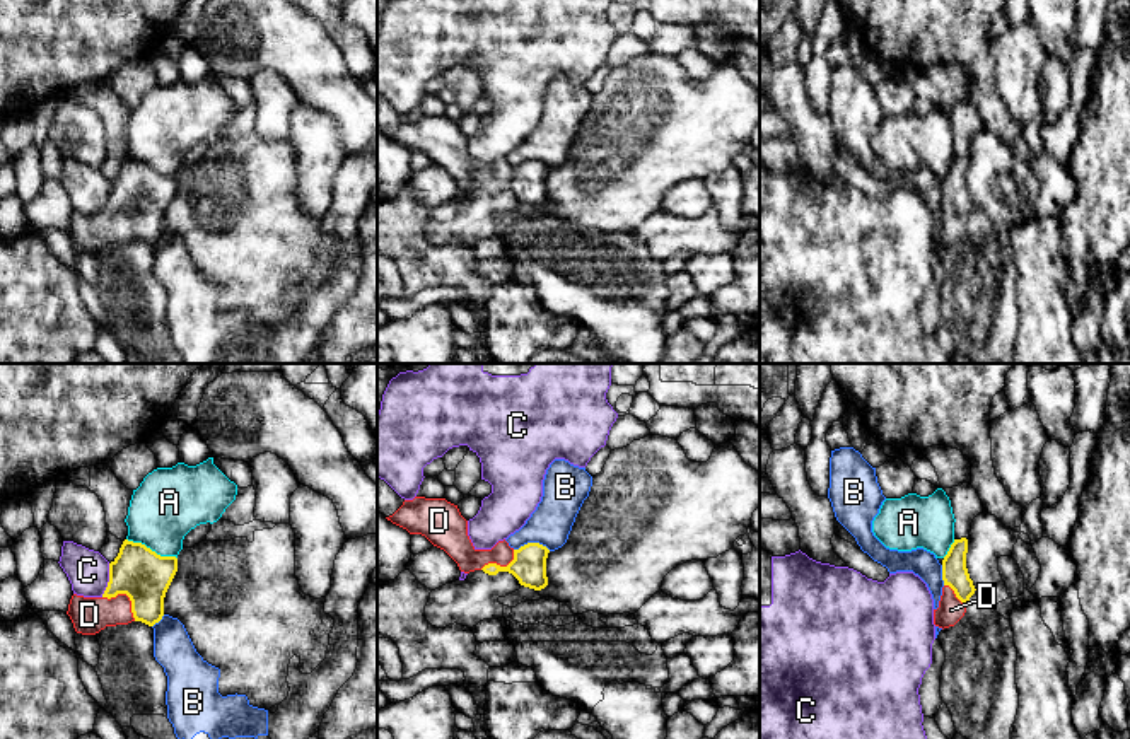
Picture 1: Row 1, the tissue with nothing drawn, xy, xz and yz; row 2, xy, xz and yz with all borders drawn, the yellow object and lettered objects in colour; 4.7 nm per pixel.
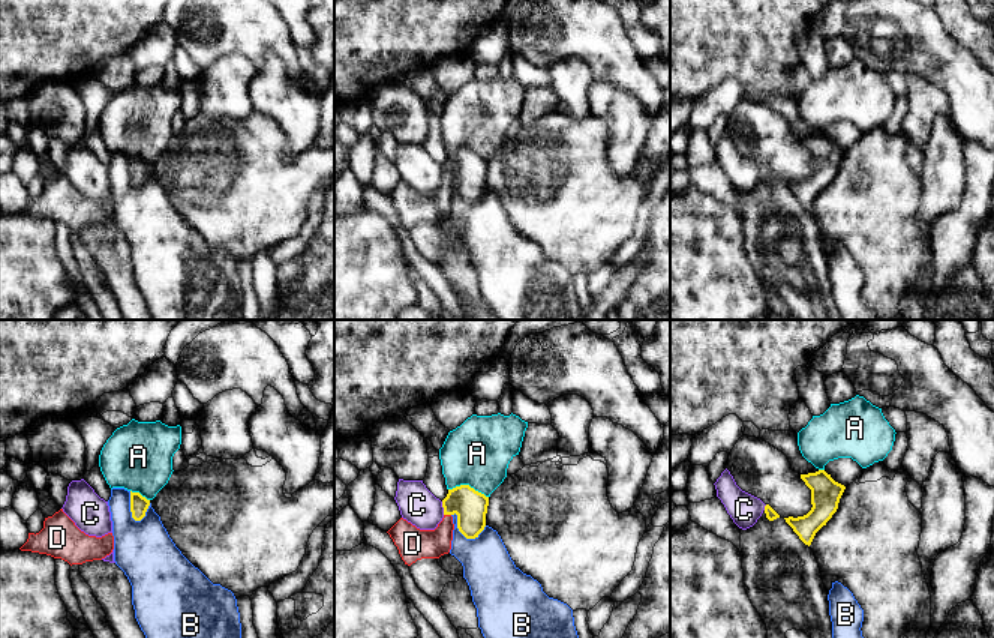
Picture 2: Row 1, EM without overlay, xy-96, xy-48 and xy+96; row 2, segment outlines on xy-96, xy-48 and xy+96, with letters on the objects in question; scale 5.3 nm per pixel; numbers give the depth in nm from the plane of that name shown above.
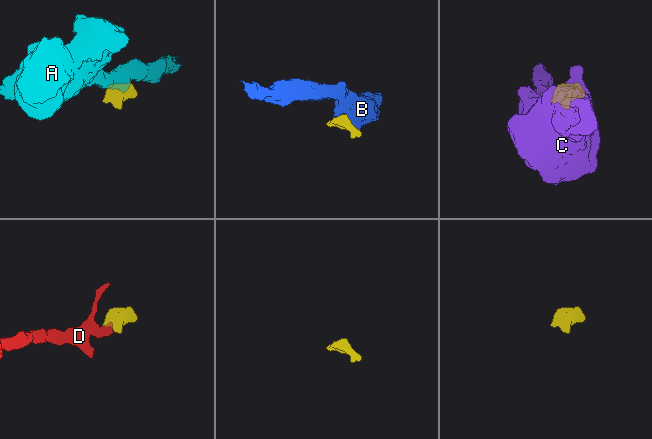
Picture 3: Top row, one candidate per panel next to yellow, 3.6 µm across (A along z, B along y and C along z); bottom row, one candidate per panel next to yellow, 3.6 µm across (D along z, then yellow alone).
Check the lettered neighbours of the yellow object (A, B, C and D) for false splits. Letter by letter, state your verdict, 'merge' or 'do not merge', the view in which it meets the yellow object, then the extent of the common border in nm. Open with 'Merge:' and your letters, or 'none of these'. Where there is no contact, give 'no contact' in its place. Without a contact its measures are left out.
Merge: D
A: do not merge | xy | 260 nm
B: do not merge | xz | 180 nm
C: do not merge | xy | 170 nm
D: merge | xy | 200 nm

